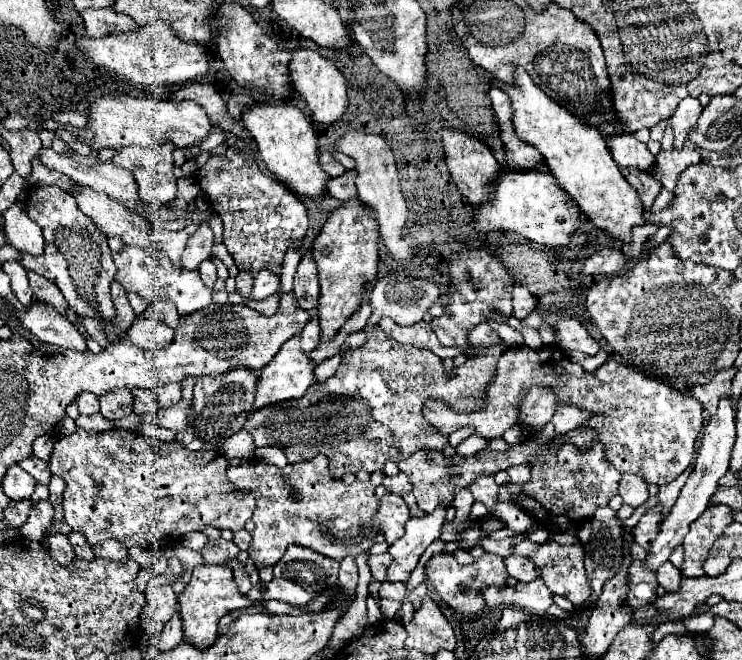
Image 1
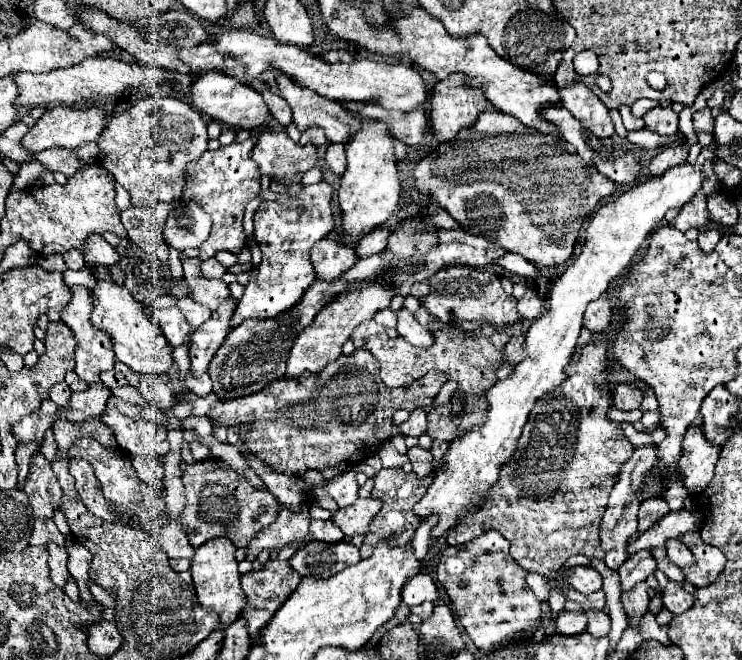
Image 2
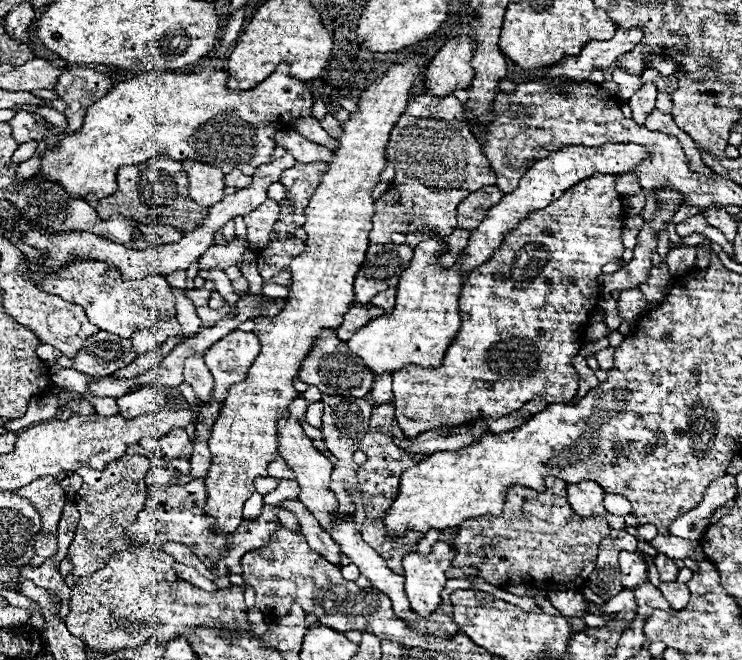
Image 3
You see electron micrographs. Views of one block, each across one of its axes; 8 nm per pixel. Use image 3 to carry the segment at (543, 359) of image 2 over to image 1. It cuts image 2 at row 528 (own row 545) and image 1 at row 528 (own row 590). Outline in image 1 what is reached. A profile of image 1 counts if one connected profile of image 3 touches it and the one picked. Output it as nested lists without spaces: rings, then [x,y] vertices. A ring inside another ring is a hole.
[[[436,508],[432,514],[422,518],[410,518],[406,522],[406,534],[390,546],[392,564],[386,570],[388,582],[408,582],[424,550],[440,536],[446,510]]]

